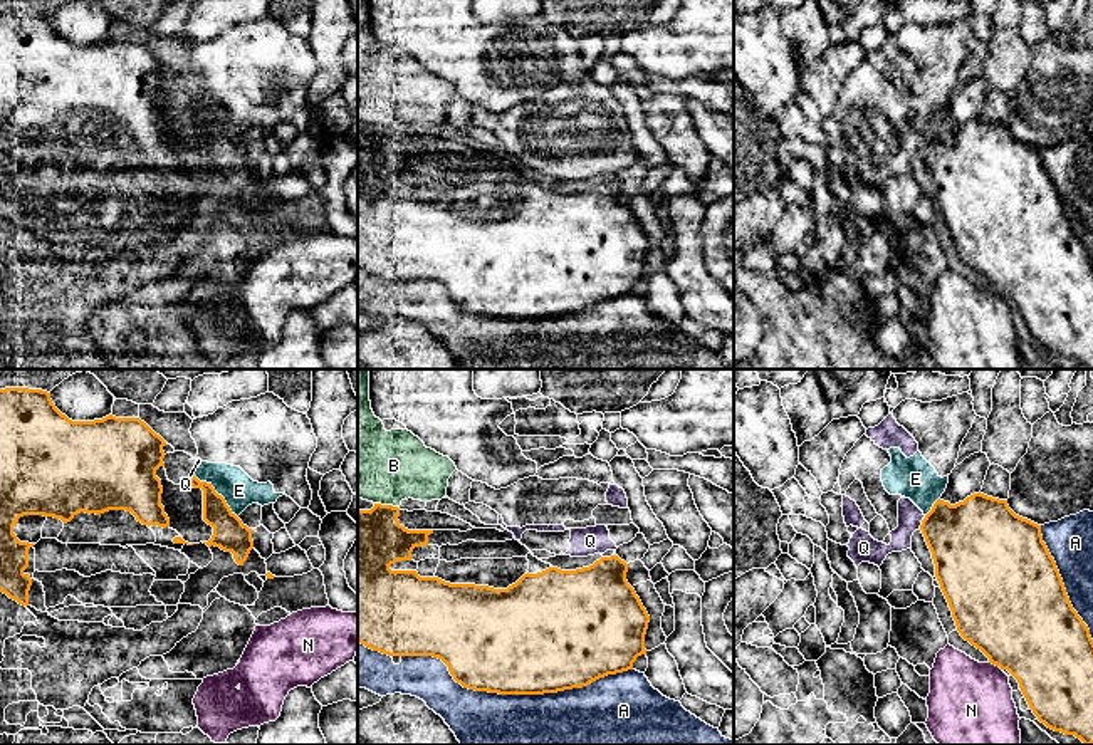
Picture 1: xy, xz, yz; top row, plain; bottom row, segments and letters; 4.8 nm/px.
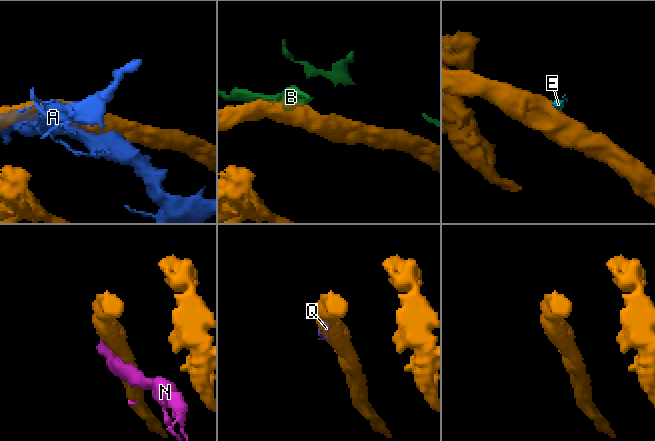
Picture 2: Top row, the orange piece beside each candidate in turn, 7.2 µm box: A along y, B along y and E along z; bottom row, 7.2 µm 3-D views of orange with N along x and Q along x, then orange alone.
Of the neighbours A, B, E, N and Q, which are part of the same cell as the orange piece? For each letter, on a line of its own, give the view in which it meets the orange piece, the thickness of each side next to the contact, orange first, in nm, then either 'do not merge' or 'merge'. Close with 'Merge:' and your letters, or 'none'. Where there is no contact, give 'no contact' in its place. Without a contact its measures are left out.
A: contact in xz; calibres 500 and 480 nm; do not merge
B: contact in xz; calibres 360 and 360 nm; do not merge
E: contact in xy; calibres 160 and 160 nm; do not merge
N: contact in yz; calibres 480 and 420 nm; do not merge
Q: contact in yz; calibres 400 and 120 nm; do not merge
Merge: none

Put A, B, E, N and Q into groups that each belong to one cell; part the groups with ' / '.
A / B / E Q / N

